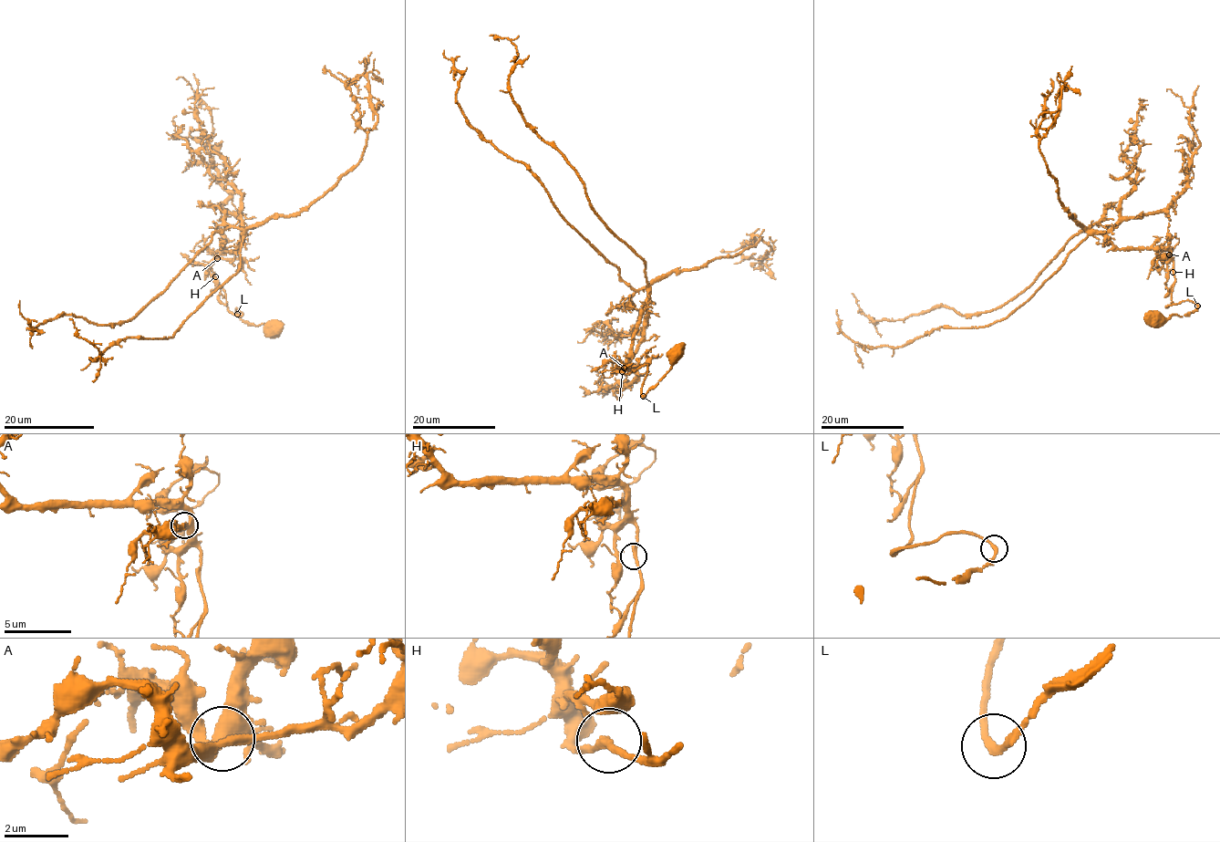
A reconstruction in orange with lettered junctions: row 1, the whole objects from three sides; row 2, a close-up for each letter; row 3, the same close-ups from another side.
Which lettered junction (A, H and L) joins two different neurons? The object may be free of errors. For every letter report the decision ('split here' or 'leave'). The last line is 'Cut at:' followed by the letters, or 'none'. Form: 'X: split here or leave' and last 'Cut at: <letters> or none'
A: leave
H: leave
L: leave
Cut at: none

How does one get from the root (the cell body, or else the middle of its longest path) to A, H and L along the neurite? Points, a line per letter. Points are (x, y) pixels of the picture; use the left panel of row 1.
A: (272, 331), (265, 324), (245, 323), (237, 308), (241, 315), (228, 309), (225, 290), (210, 265), (217, 258)
H: (272, 331), (265, 324), (245, 323), (237, 308), (242, 314), (234, 315), (214, 276)
L: (272, 331), (267, 330), (269, 327), (265, 324), (245, 323), (237, 314)

